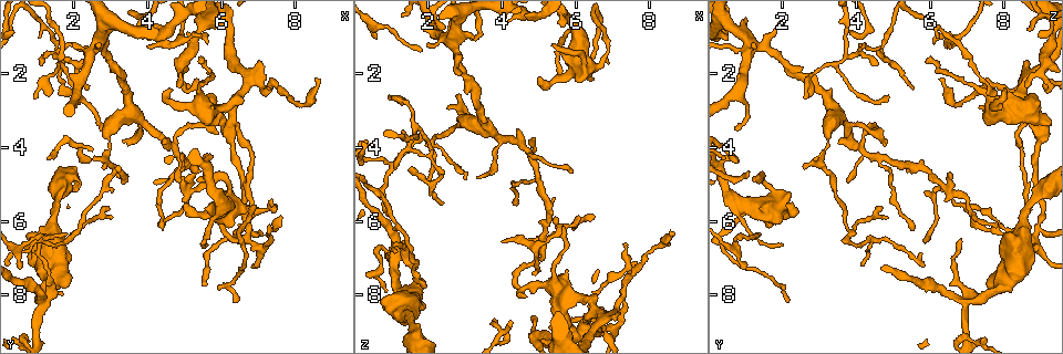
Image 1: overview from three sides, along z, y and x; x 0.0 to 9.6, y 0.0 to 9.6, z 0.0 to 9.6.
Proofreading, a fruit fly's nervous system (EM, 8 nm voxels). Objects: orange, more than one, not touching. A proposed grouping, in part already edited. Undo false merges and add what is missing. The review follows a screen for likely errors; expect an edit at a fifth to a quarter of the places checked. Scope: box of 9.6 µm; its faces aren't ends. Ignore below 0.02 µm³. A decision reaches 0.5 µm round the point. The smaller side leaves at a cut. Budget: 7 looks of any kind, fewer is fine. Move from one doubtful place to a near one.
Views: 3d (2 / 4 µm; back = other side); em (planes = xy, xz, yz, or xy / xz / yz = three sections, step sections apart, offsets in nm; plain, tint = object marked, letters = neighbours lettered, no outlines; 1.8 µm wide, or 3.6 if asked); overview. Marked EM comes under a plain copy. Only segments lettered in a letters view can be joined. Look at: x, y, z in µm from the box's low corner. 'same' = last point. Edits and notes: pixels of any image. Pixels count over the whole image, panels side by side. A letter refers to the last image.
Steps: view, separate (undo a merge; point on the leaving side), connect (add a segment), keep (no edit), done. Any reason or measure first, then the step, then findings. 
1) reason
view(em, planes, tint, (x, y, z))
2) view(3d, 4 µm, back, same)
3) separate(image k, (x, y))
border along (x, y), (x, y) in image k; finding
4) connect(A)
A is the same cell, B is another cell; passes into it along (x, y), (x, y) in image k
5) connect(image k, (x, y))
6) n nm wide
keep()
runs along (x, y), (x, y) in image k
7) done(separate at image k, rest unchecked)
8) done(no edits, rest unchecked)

view(3d, 2 µm, (2.70, 1.20, 1.20))

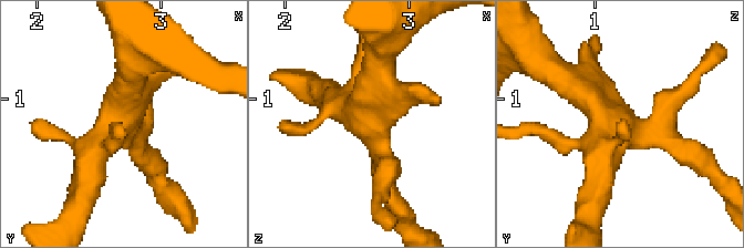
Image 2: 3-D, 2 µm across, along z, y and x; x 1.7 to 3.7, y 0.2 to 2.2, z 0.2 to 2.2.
view(em, xy, step 16, tint, (2.70, 1.24, 1.22))

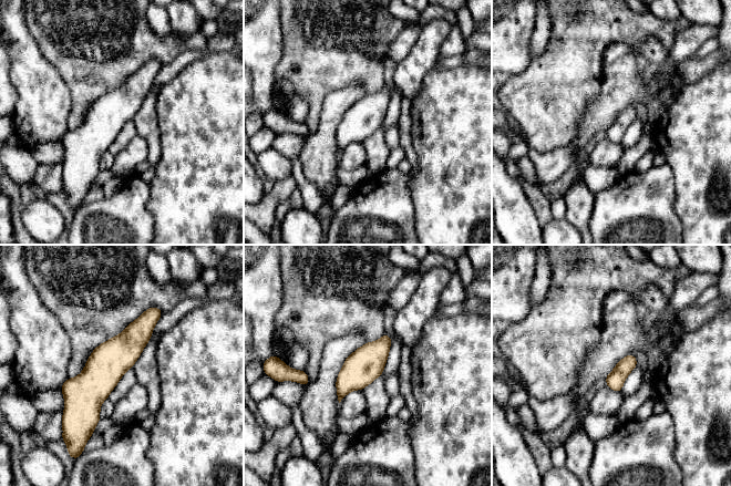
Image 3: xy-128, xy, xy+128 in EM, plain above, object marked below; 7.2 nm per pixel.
view(em, xz, step 16, letters, same)

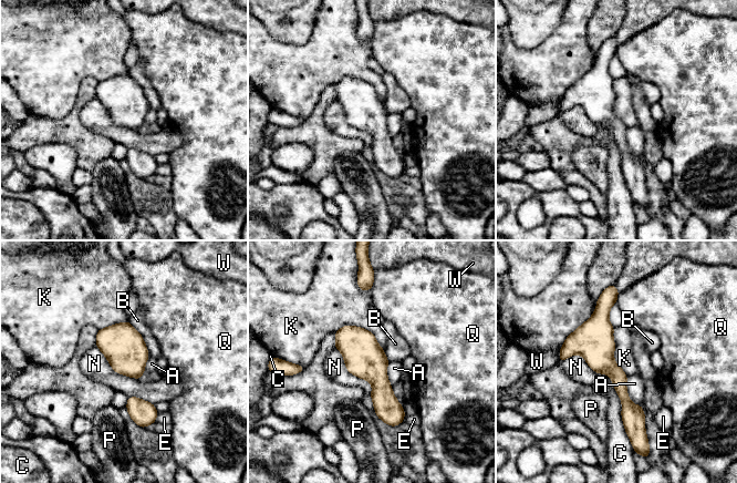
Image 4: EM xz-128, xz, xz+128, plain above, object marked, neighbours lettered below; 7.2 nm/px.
C touches over 550 nm
keep()
A, B, C, E, K, N, P, Q and W are other cells; runs along (609, 301), (601, 359), (631, 428) in image 4; continuous, no second neuron

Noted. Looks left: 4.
an open end
view(em, planes, tint, (0.95, 2.65, 2.55))

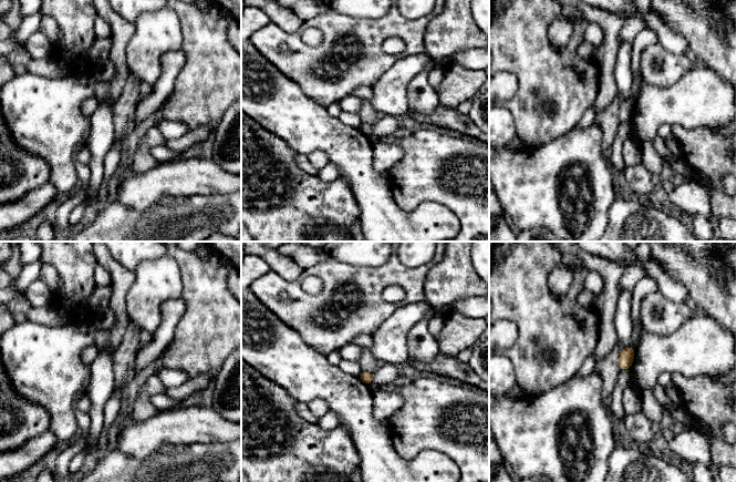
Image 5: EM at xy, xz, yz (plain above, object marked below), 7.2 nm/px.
see the neighbours
view(em, planes, letters, same)

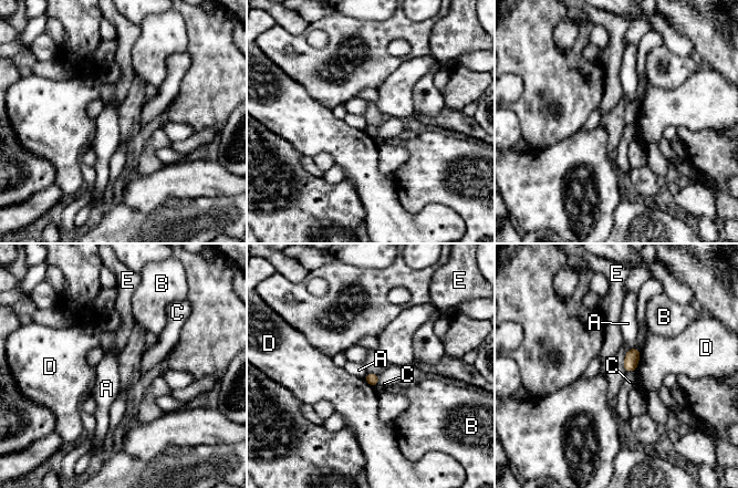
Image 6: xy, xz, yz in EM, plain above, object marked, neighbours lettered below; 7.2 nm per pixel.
80 nm wide
keep()
A, B, C, D and E are other cells; border along (635, 348), (631, 348), (626, 353) in image 6; no lettered segment goes on from it

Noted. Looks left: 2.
long arm stops here
view(3d, 4 µm, (1.95, 2.50, 7.80))

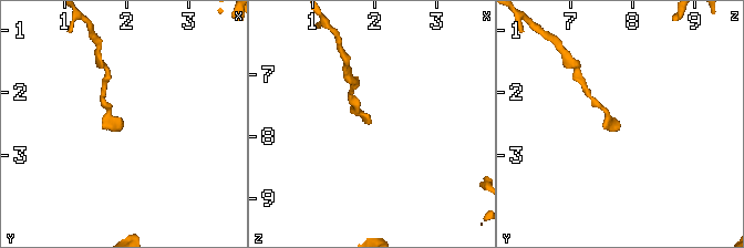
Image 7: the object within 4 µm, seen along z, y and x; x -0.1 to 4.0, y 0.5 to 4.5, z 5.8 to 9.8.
view(em, xy, step 8, letters, (1.95, 2.50, 7.80))

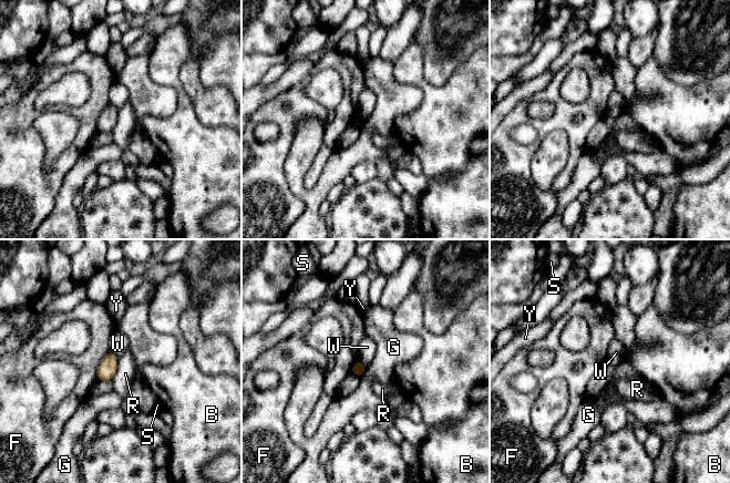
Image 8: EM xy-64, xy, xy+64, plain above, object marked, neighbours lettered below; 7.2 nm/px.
F touches over 240 nm
keep()
B, F, G, R, S, W and Y are other cells; border along (358, 360), (366, 367) in image 8; no lettered segment goes on from it

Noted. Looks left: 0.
done(no edits, rest unchecked)

